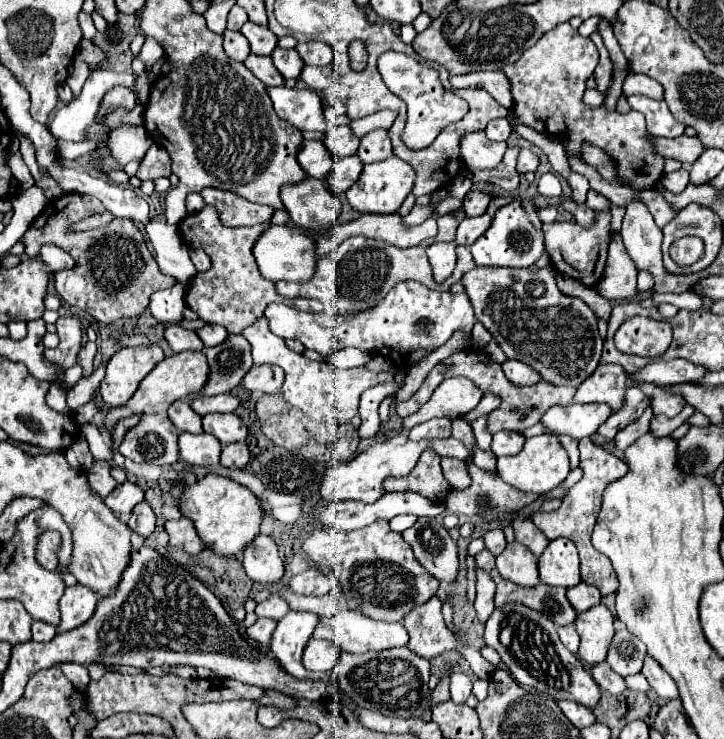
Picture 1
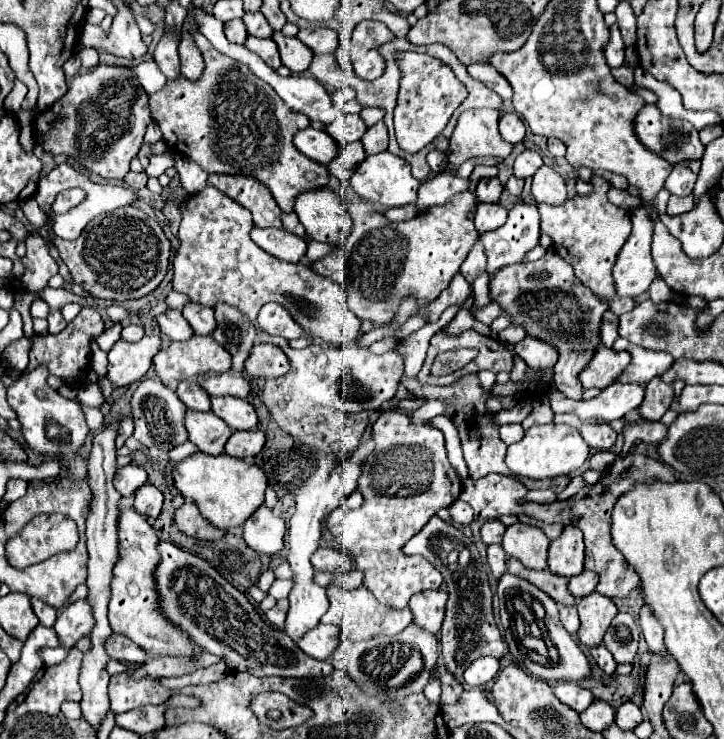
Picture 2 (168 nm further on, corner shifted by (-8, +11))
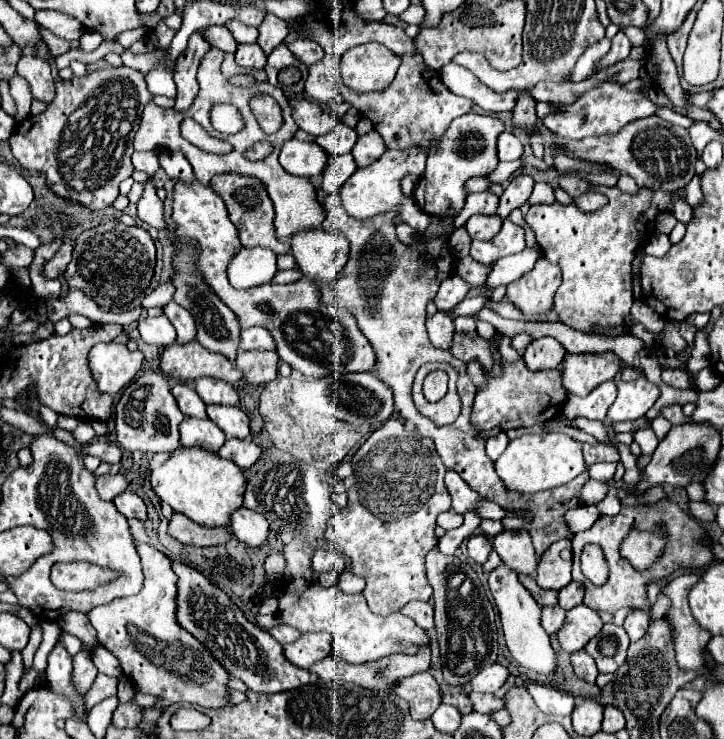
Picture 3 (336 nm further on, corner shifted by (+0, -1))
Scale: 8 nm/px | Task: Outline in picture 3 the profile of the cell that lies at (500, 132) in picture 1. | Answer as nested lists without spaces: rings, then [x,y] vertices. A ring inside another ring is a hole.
[[[503,132],[499,136],[499,160],[501,162],[509,162],[509,160],[517,160],[523,154],[523,144],[519,142],[517,136],[513,136],[511,132]]]

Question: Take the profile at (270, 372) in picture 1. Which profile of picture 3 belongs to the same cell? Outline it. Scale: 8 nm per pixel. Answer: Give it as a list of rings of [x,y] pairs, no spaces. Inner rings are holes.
[[[241,350],[235,362],[245,372],[245,380],[253,386],[267,384],[277,378],[277,364],[279,364],[277,352],[269,352],[269,350],[243,352]]]

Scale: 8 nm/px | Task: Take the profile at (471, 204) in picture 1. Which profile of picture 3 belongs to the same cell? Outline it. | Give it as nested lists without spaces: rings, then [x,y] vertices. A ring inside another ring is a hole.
[[[475,192],[467,196],[467,204],[461,210],[461,214],[457,218],[453,218],[453,230],[461,228],[473,214],[487,214],[493,216],[497,212],[499,206],[499,198],[493,192]]]

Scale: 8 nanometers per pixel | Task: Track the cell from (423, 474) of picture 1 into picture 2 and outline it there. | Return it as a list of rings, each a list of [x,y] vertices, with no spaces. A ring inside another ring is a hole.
[[[387,410],[383,412],[377,422],[373,424],[373,438],[375,438],[375,450],[365,460],[365,476],[361,476],[359,490],[365,496],[365,504],[359,510],[345,510],[345,500],[327,518],[327,530],[333,536],[333,544],[347,552],[355,564],[357,570],[363,572],[363,586],[367,586],[373,596],[395,610],[407,608],[407,602],[413,594],[429,588],[439,588],[443,582],[441,572],[425,558],[421,556],[407,556],[403,554],[403,546],[423,528],[429,520],[429,508],[447,508],[451,506],[461,492],[461,478],[453,470],[453,466],[447,460],[445,452],[445,440],[441,430],[429,426],[429,424],[413,424],[409,416]]]

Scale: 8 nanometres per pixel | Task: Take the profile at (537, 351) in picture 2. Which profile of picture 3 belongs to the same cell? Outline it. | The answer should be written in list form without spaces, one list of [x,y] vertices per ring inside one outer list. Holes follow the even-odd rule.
[[[539,338],[533,340],[523,354],[525,364],[531,370],[545,370],[545,368],[557,368],[565,356],[565,348],[555,338]]]

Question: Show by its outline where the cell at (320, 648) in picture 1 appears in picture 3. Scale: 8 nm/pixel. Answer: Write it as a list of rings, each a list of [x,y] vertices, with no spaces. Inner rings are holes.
[[[303,632],[295,642],[283,646],[285,656],[299,668],[323,660],[331,652],[331,636],[327,632]]]

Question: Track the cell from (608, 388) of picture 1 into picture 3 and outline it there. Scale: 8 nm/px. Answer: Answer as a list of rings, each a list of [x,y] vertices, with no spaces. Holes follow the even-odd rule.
[[[613,352],[603,354],[567,354],[561,362],[565,390],[575,396],[587,396],[599,384],[613,380],[621,360]]]

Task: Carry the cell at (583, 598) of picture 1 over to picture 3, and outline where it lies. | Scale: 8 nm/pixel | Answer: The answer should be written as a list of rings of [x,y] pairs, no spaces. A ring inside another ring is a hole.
[[[577,582],[567,584],[565,588],[559,590],[559,606],[565,610],[571,610],[573,606],[583,602],[583,586]]]

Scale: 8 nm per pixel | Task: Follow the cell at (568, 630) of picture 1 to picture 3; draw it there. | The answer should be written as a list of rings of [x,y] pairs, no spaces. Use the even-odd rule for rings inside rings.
[[[545,606],[541,612],[541,626],[547,634],[557,634],[557,628],[561,628],[565,620],[565,610],[561,606]]]

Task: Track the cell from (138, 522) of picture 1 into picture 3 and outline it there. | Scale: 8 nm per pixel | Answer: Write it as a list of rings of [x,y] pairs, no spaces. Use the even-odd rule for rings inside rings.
[[[125,490],[117,498],[113,498],[113,504],[125,518],[137,518],[137,520],[147,518],[147,508],[145,508],[143,500],[131,490]]]

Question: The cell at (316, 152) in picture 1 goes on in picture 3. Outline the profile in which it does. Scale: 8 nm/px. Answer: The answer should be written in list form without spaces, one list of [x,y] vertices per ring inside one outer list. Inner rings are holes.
[[[291,138],[283,144],[279,162],[289,174],[311,178],[323,172],[327,164],[327,154],[315,142],[301,142],[297,138]]]

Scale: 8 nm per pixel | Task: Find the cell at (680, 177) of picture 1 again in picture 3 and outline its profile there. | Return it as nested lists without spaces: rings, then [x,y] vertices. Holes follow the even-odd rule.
[[[675,198],[675,202],[673,202],[673,216],[675,216],[679,222],[689,224],[689,222],[693,220],[693,208],[691,208],[685,200]]]

